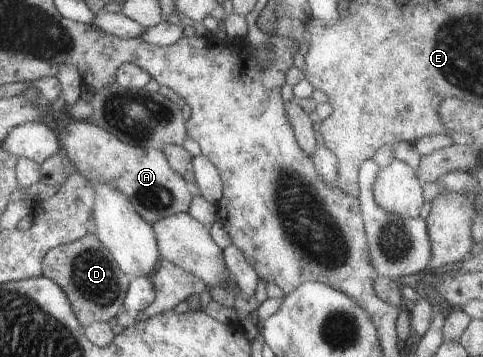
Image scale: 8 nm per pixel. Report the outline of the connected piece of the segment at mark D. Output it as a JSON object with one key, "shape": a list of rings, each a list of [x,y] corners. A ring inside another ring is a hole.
{"shape":[[[88,234],[82,239],[68,243],[68,245],[59,245],[50,249],[42,260],[42,267],[43,276],[52,279],[66,293],[66,297],[68,297],[68,301],[82,325],[108,323],[124,310],[123,301],[130,285],[130,277],[118,267],[118,264],[112,259],[110,250],[102,245],[98,236]]]}

